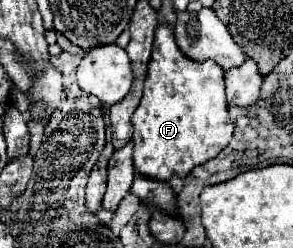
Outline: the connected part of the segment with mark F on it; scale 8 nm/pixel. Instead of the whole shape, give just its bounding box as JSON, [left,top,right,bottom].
[132,25,232,181]

